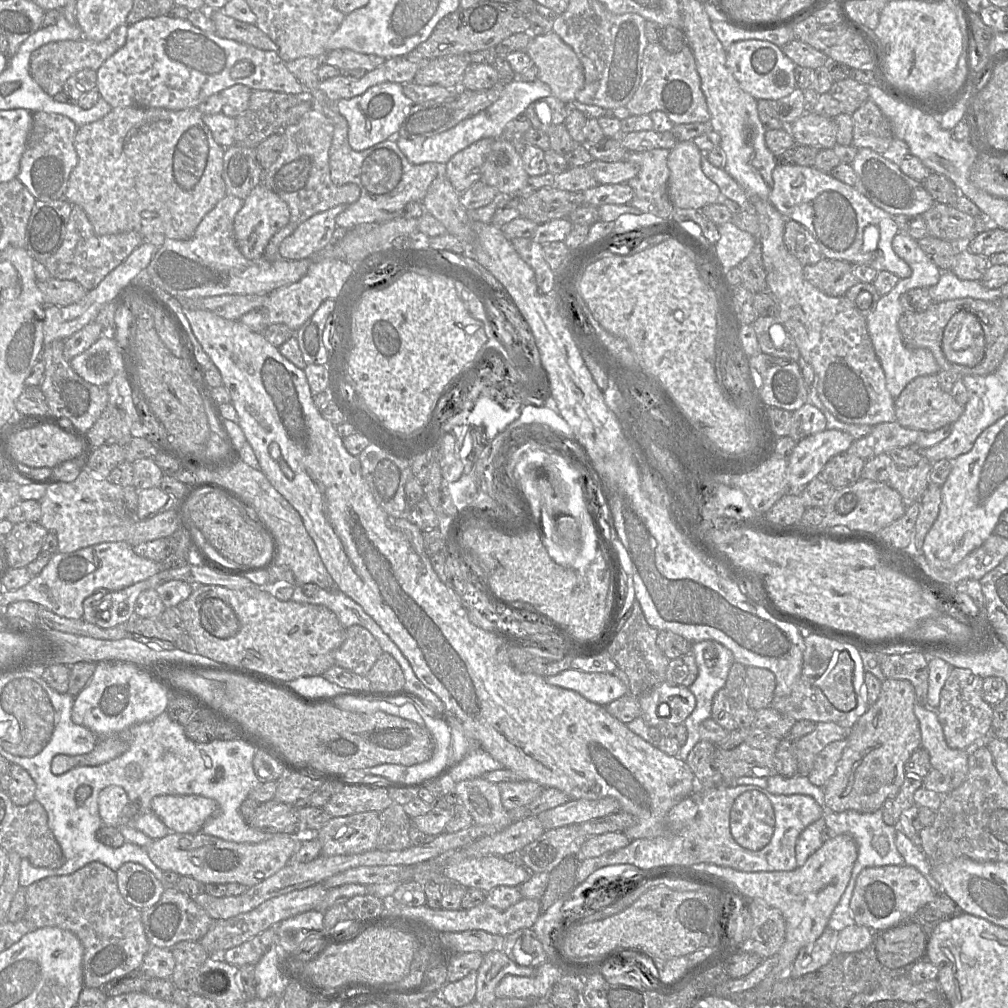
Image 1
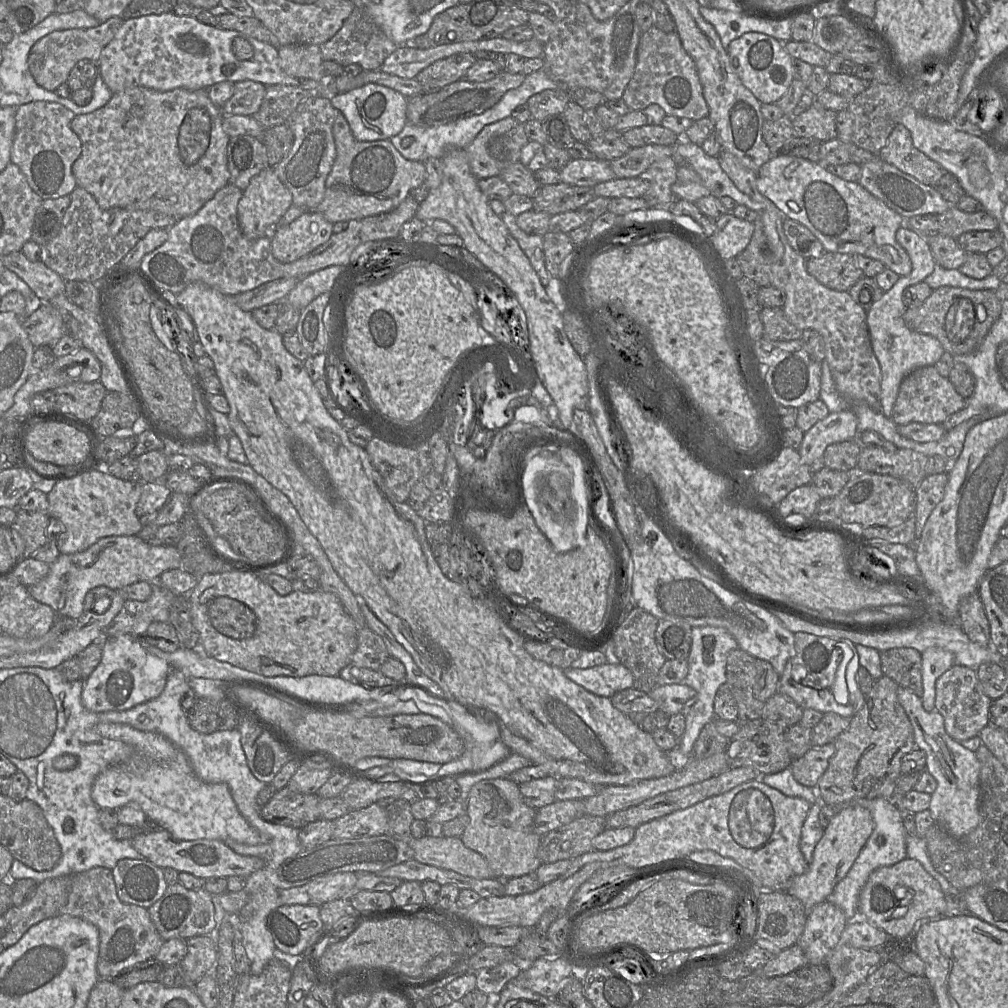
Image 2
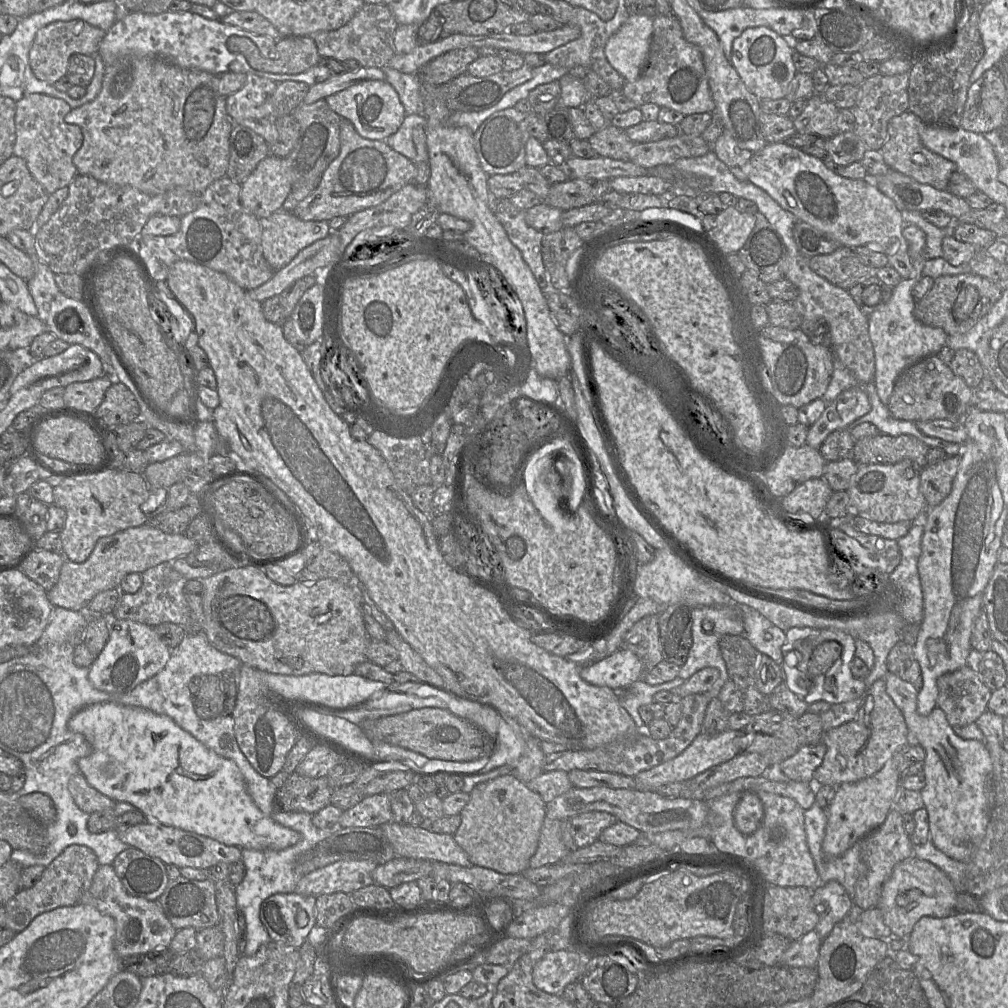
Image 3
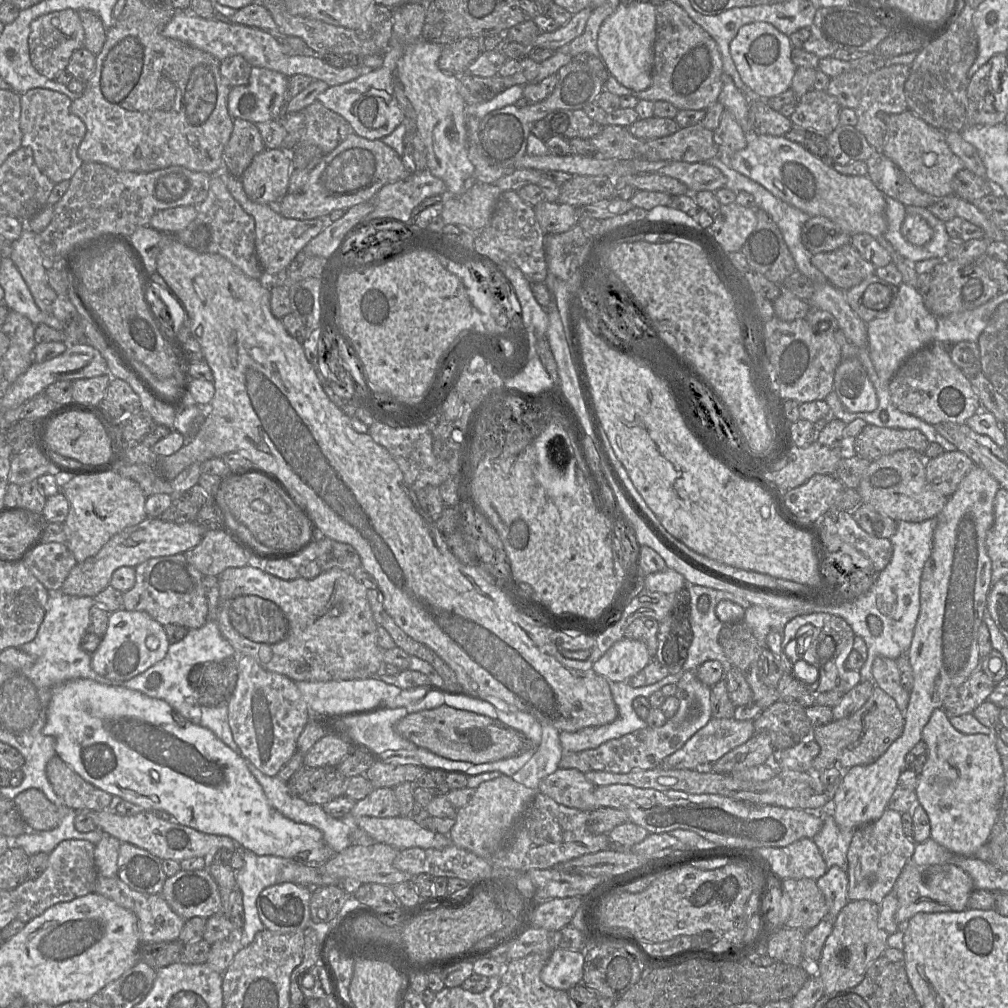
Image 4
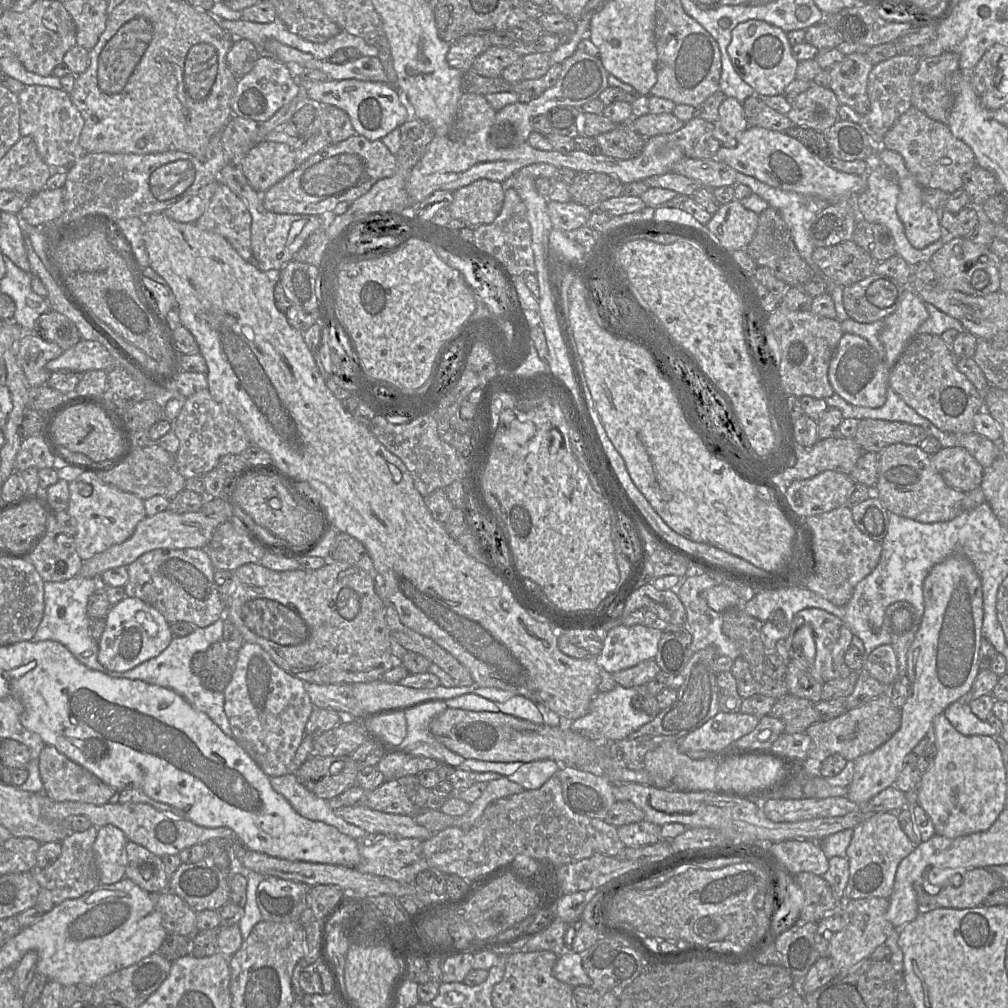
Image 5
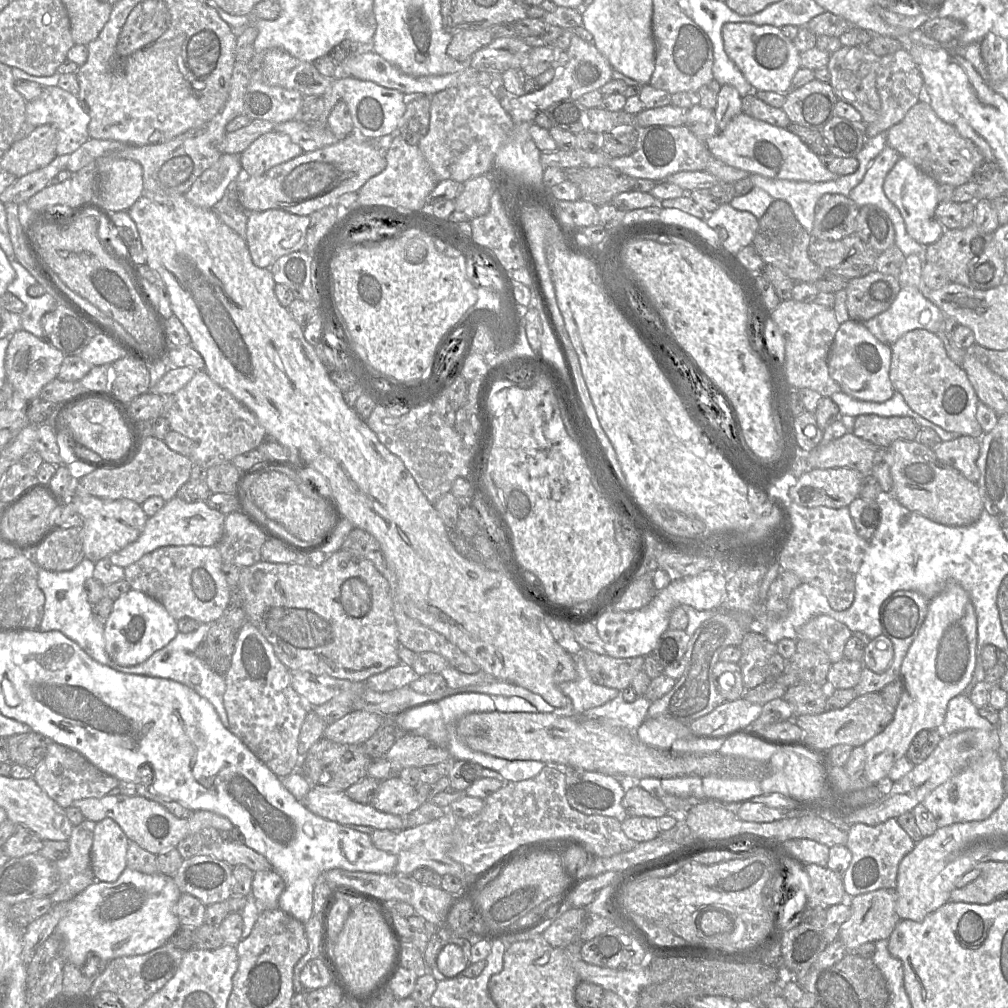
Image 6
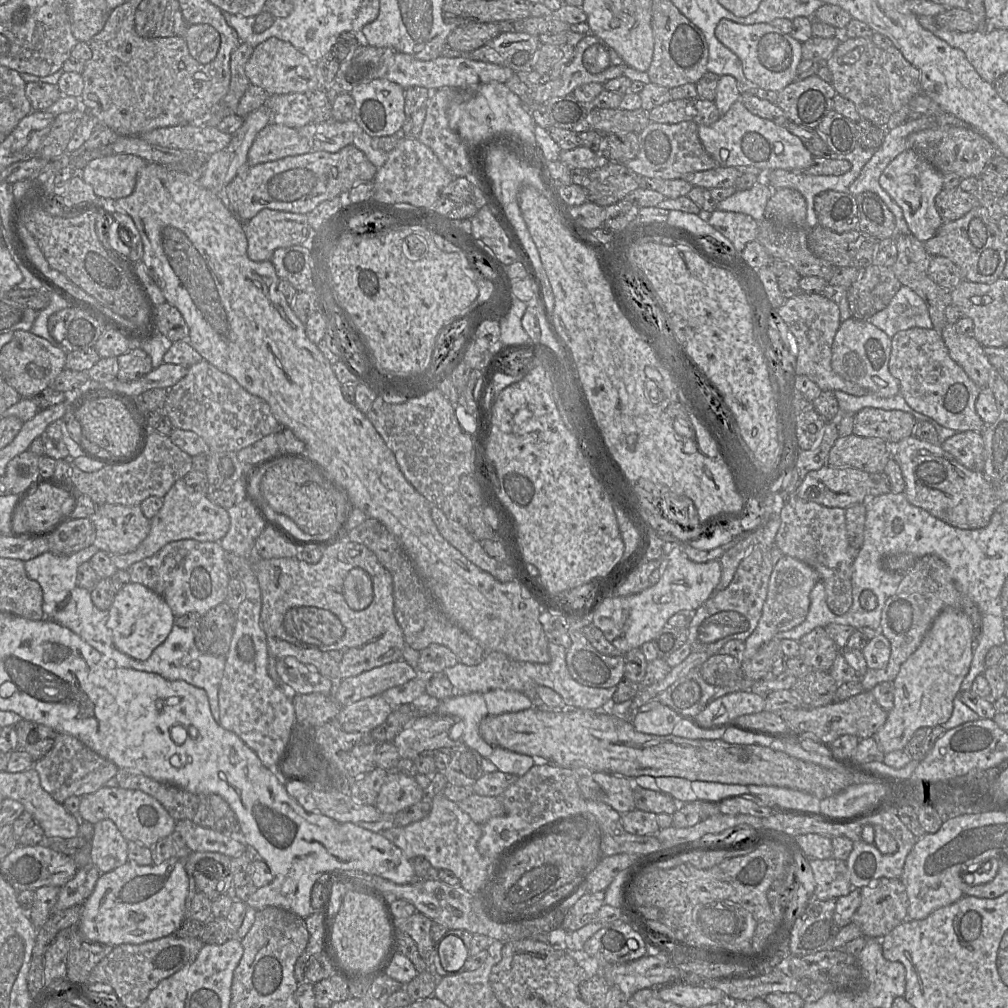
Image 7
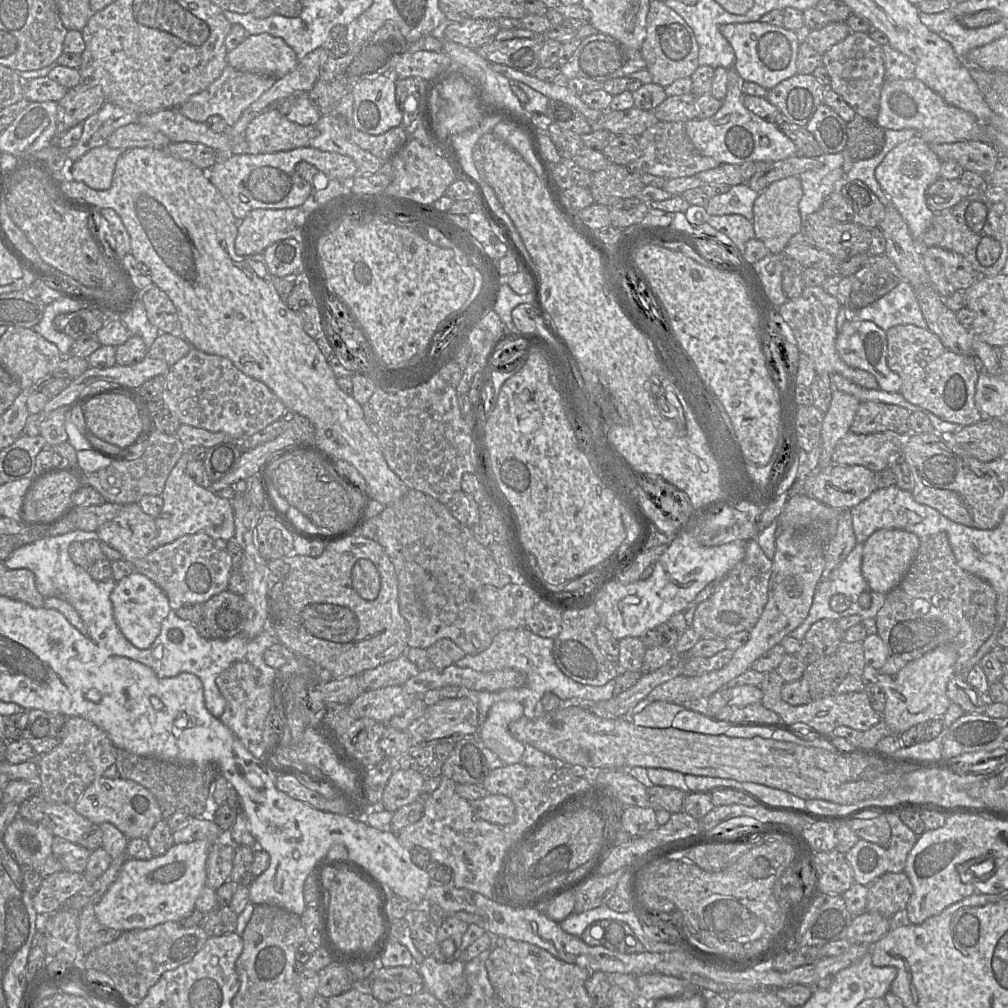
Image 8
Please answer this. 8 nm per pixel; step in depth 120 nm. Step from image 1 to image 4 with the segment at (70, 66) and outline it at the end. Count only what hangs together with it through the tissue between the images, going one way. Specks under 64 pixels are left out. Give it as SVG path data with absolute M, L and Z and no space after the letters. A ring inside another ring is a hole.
M64 9L39 16L31 22L28 37L29 55L35 70L50 80L65 70L73 52L85 45L85 33L78 11Z

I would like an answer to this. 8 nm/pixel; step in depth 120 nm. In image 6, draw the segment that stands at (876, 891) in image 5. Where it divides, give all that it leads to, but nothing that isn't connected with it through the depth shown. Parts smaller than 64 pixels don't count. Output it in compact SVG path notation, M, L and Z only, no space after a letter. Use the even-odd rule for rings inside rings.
M890 818L874 826L863 823L852 824L848 829L846 842L847 848L852 853L852 859L842 877L847 900L879 889L895 890L899 864L903 857L914 849L915 844L896 818Z

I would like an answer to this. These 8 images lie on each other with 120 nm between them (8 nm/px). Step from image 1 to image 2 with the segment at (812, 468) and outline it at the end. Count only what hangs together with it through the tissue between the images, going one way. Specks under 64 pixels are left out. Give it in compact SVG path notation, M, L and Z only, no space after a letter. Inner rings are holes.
M852 409L829 413L807 432L798 449L803 462L810 467L821 464L826 447L833 443L857 440L857 417Z

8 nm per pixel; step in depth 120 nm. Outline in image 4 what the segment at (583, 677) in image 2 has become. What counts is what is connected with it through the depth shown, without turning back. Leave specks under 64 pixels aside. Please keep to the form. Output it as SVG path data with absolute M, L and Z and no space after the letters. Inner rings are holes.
M624 637L593 664L593 670L610 682L621 682L639 673L651 661L642 641Z

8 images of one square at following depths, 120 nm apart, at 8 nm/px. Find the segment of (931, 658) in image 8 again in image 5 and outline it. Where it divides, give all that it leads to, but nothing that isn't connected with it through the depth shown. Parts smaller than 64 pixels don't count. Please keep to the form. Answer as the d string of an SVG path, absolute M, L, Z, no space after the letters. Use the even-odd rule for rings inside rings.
M953 555L933 566L923 583L924 614L914 641L907 654L909 694L901 708L899 729L874 751L854 760L853 780L847 798L861 804L889 786L893 786L903 766L905 757L931 733L934 718L953 702L965 697L980 671L979 654L982 640L983 591L981 579L974 565L965 557Z

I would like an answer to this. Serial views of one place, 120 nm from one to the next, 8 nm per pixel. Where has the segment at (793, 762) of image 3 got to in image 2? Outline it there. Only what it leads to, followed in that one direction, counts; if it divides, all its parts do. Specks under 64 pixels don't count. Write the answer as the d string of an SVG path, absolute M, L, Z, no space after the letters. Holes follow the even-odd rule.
M834 742L811 748L804 756L794 760L789 768L797 782L804 786L814 788L826 771L829 760L834 753Z

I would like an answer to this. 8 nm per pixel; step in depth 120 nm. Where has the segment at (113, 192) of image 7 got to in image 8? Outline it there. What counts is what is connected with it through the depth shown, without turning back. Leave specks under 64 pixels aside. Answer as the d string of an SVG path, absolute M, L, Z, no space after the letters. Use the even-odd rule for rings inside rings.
M107 145L93 148L73 162L71 174L75 181L83 182L94 190L107 190L113 182L115 165L123 153Z

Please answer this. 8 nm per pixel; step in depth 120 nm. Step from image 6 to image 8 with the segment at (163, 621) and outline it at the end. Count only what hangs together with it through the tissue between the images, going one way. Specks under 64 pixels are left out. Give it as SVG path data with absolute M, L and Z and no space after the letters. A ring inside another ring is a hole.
M139 572L118 581L111 593L114 619L122 634L136 648L148 649L160 635L163 620L171 611L168 597L152 580Z

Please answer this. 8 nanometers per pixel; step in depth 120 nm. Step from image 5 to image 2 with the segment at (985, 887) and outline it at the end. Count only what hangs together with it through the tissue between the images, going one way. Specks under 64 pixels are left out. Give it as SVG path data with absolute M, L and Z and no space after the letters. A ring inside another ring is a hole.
M907 857L871 873L859 894L858 910L862 919L885 931L890 938L910 937L922 922L944 917L945 895L922 864Z

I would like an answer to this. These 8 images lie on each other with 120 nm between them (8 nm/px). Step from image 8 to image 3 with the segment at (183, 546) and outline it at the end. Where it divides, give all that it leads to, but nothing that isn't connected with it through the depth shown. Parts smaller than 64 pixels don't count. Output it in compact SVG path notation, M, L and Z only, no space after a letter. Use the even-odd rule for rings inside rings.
M163 562L141 573L142 586L133 594L121 593L111 619L132 620L151 627L171 622L186 626L189 623L190 608L185 596L187 579L173 568L172 562Z

